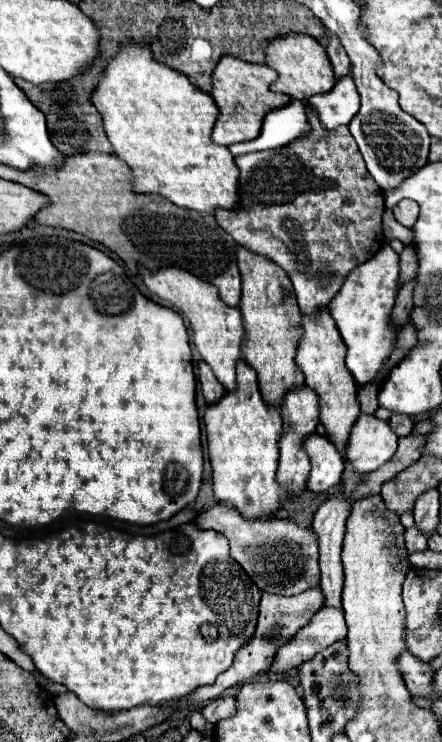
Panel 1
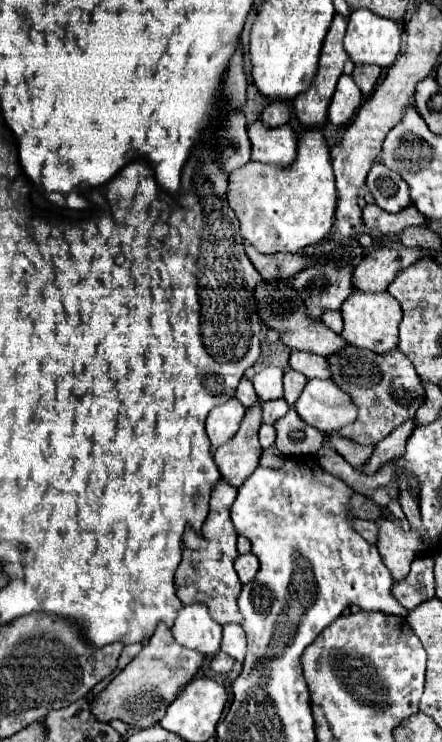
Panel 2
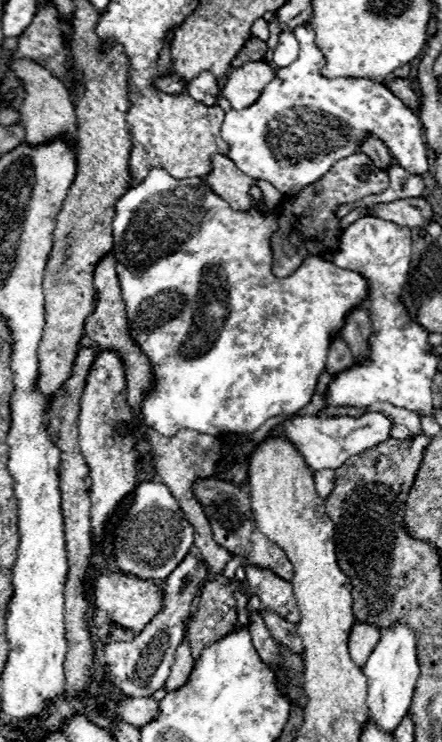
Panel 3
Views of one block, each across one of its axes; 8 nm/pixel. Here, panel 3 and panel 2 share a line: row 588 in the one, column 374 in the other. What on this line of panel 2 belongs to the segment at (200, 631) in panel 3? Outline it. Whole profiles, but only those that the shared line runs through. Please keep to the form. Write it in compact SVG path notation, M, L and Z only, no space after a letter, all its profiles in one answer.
M368 204L362 212L364 224L372 234L398 234L408 226L422 226L426 222L426 218L414 208L408 206L396 214L390 214L386 210L382 210L378 204Z

